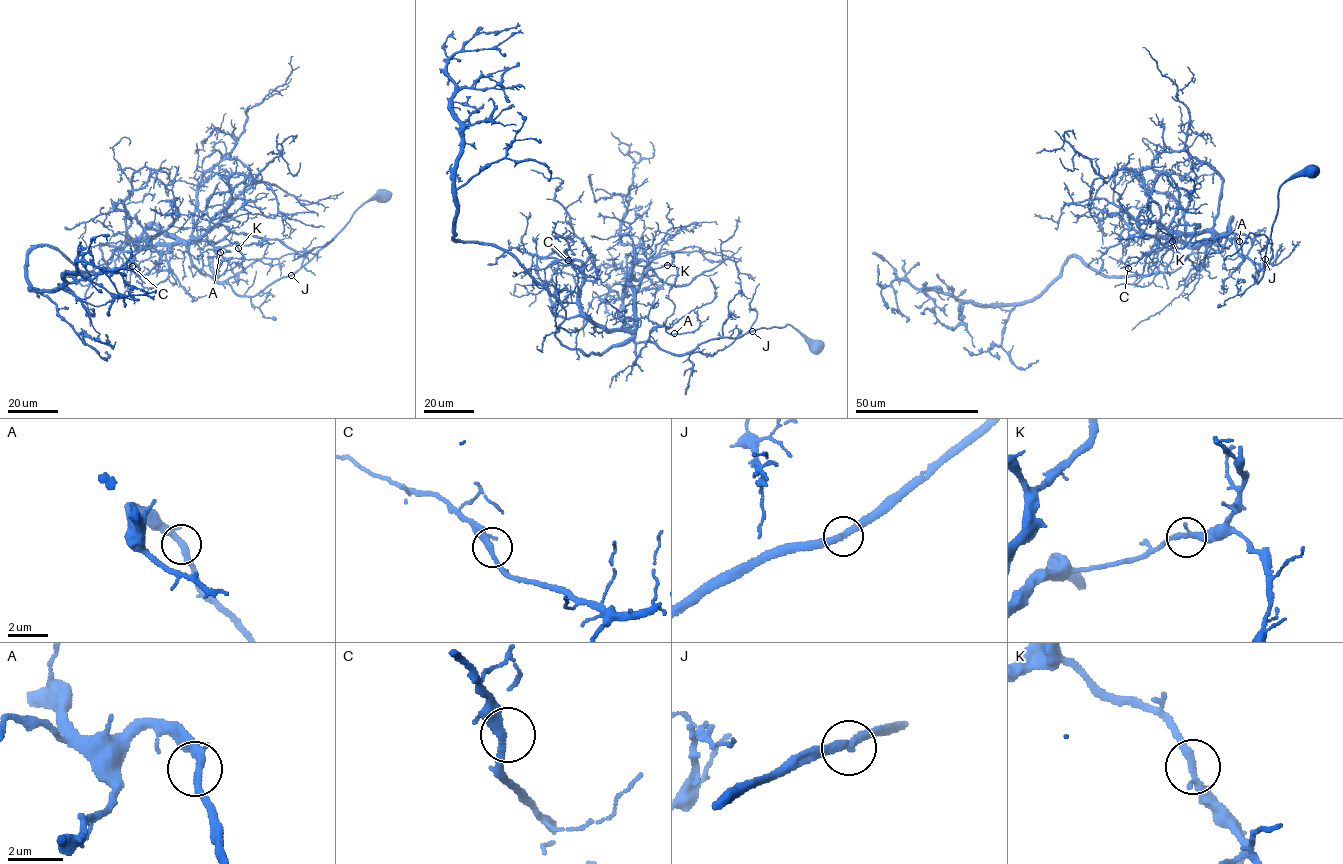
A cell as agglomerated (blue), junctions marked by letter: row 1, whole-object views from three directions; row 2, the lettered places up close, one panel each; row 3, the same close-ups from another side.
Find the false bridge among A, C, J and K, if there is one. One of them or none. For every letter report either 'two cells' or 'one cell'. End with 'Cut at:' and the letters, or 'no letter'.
A: one cell
C: one cell
J: one cell
K: one cell
Cut at: no letter

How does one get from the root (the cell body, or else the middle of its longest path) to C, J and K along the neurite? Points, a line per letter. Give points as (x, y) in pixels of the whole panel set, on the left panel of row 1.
C: (383, 196), (252, 296), (199, 273), (182, 241), (138, 248), (140, 241), (159, 262), (139, 276), (132, 266)
J: (383, 196), (361, 205), (330, 241), (291, 275)
K: (383, 196), (361, 205), (309, 260), (252, 296), (199, 273), (181, 241), (227, 239), (238, 248)

